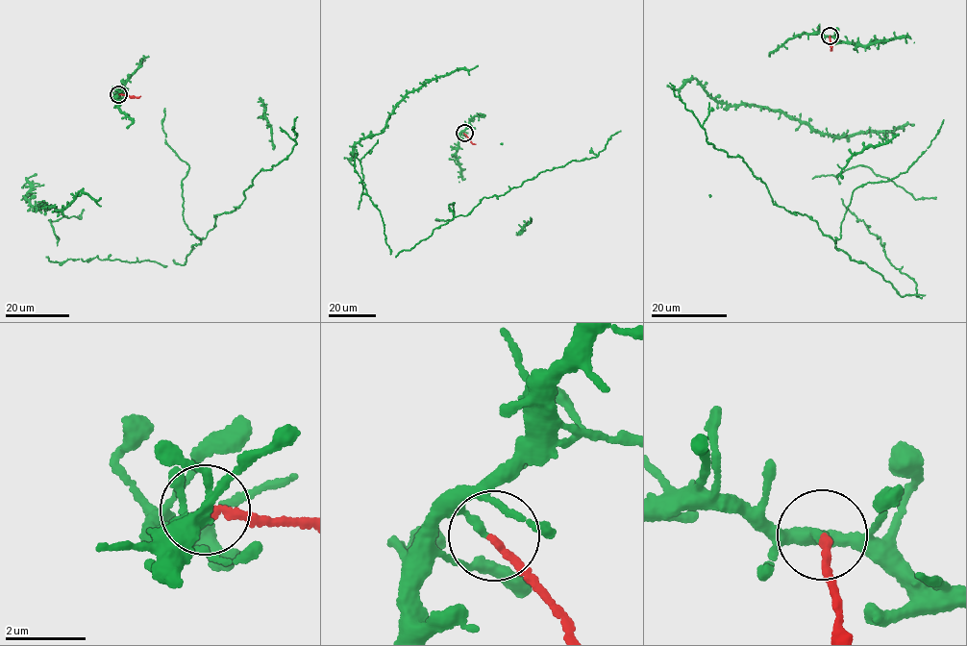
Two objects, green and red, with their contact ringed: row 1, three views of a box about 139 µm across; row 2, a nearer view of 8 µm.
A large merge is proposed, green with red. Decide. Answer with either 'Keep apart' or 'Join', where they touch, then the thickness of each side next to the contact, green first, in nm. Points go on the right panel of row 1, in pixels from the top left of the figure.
Keep apart. Place: (830, 36). Thickness 170 nm (green) against 180 nm

